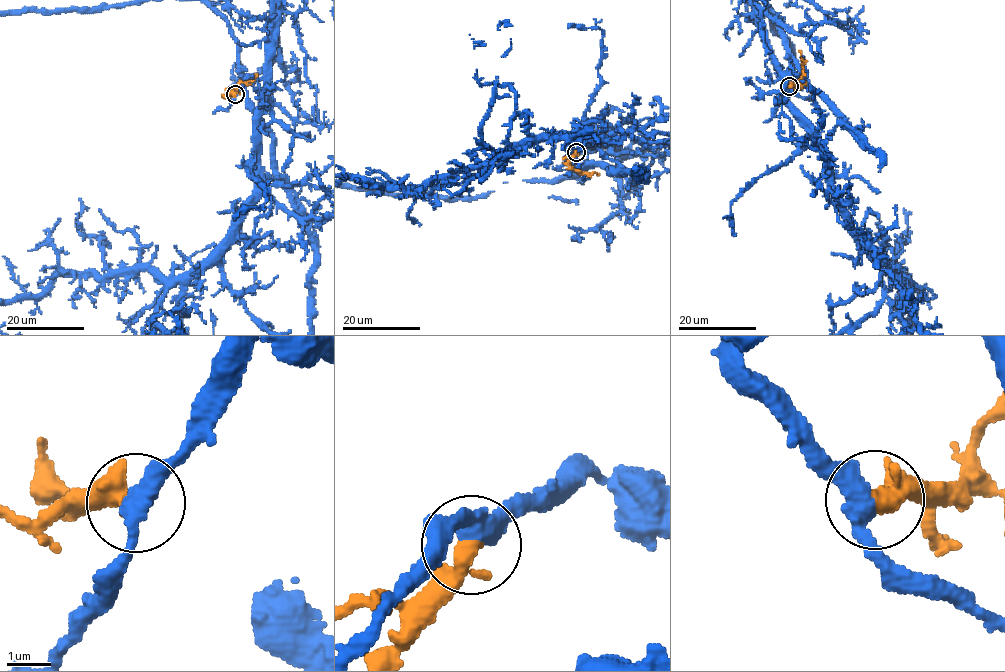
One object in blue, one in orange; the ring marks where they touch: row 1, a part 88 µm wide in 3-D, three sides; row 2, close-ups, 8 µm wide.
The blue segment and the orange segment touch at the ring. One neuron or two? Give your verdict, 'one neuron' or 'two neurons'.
one neuron

